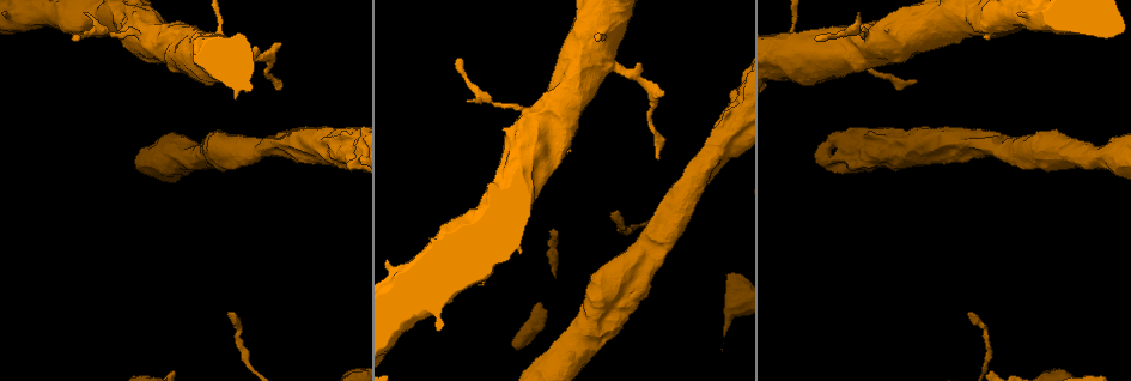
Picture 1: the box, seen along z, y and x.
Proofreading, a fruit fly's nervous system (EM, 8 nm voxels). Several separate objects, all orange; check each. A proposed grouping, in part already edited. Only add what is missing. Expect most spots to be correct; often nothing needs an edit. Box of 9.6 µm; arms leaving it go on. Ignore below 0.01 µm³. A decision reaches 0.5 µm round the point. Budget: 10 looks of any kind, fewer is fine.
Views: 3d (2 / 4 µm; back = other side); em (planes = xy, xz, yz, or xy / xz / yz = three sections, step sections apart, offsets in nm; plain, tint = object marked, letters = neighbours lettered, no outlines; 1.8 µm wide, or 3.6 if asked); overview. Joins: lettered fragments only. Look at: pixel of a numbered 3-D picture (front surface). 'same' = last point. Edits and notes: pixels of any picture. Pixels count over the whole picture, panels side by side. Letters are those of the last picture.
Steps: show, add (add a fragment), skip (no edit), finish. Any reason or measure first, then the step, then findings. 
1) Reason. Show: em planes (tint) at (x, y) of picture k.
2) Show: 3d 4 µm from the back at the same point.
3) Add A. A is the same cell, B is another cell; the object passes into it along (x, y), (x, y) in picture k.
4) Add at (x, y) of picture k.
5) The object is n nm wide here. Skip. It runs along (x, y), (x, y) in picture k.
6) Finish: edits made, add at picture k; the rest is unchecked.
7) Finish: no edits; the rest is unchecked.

Narrows sharply. Show: 3d 2 µm at (883, 74) of picture 1.

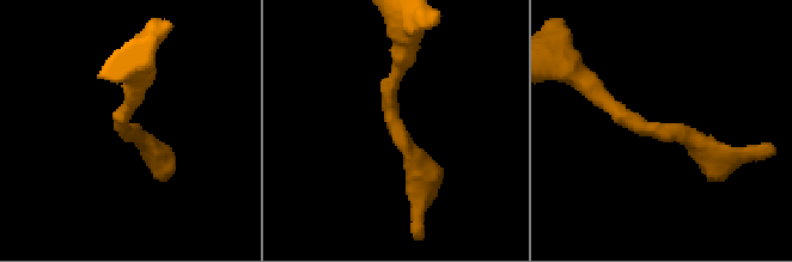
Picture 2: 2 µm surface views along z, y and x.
Show: em planes (letters) at (662, 133) of picture 2.

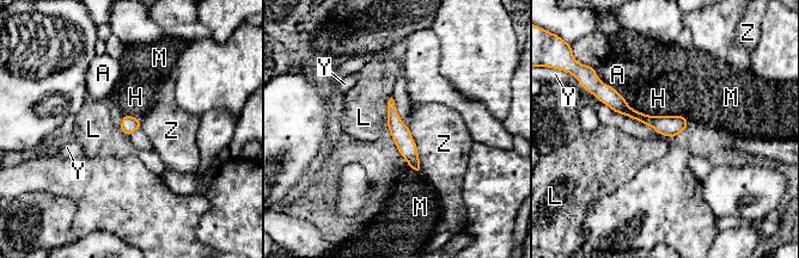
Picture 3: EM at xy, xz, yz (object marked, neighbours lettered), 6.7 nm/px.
Skip. A, H, L, M, Y and Z are other cells; it runs along (604, 90), (642, 118), (684, 124) in picture 3; no lettered fragment goes on from it.

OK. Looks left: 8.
Closes a loop. Show: 3d 4 µm at (644, 293) of picture 1.

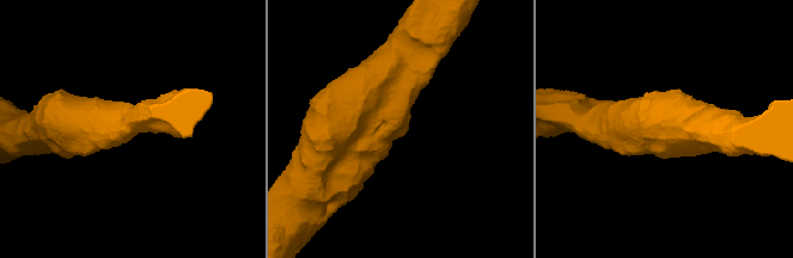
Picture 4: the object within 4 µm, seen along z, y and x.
Need the tissue. Show: em 3.6 µm xy step 16 (tint) at (398, 130) of picture 4.

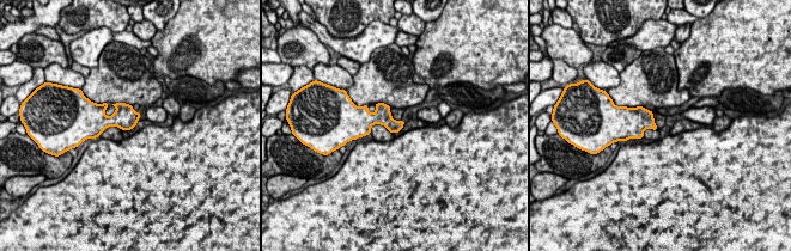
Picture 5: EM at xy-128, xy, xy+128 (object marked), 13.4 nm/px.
Show: em 3.6 µm planes (letters) at the same point.

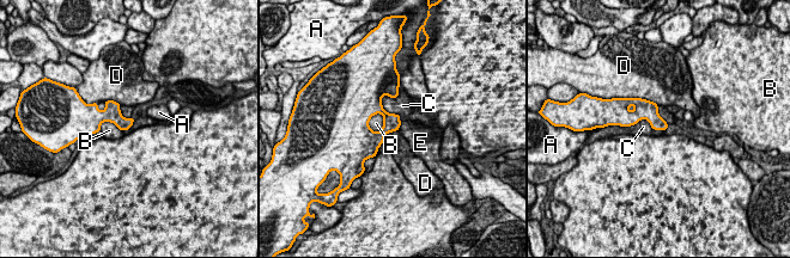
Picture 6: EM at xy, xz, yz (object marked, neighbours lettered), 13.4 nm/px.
Skip. A, B, C, D and E are other cells; it runs along (392, 90), (364, 115), (371, 151) in picture 6; none of them fits.

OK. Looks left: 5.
An open end. Show: em yz step 8 (letters) at (72, 37) of picture 1.

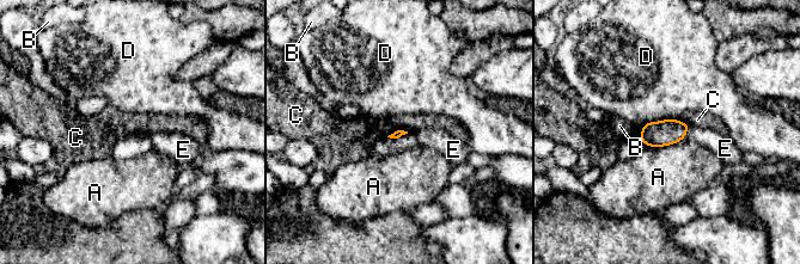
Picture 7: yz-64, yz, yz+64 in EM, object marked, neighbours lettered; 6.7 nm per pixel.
Skip. A, B, C, D and E are other cells; a border runs along (408, 132), (395, 130), (386, 136) in picture 7; no lettered fragment goes on from it.

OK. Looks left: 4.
Sudden change in width. Show: em 3.6 µm planes (plain) at (217, 22) of picture 1.

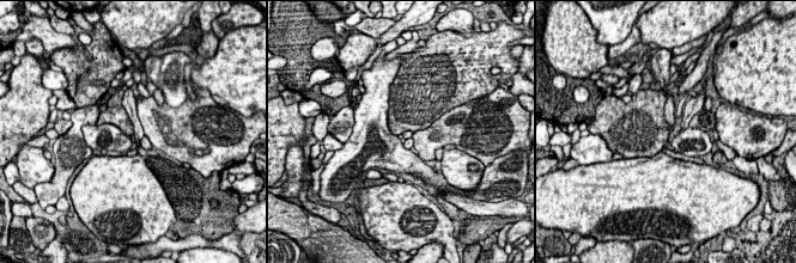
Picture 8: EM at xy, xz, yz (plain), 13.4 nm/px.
See the neighbours. Show: em 3.6 µm planes (letters) at the same point.

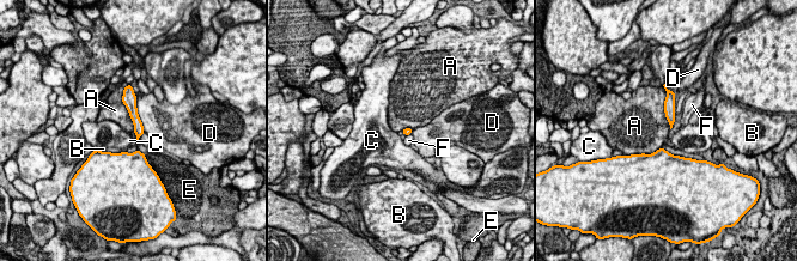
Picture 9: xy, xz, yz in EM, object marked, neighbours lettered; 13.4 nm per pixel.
The object is 90 nm wide here. Skip. A, B, C, D, E and F are other cells; it runs along (132, 96), (132, 109), (139, 132) in picture 9; none of them fits.

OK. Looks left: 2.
Finish: no edits; the rest is unchecked.

